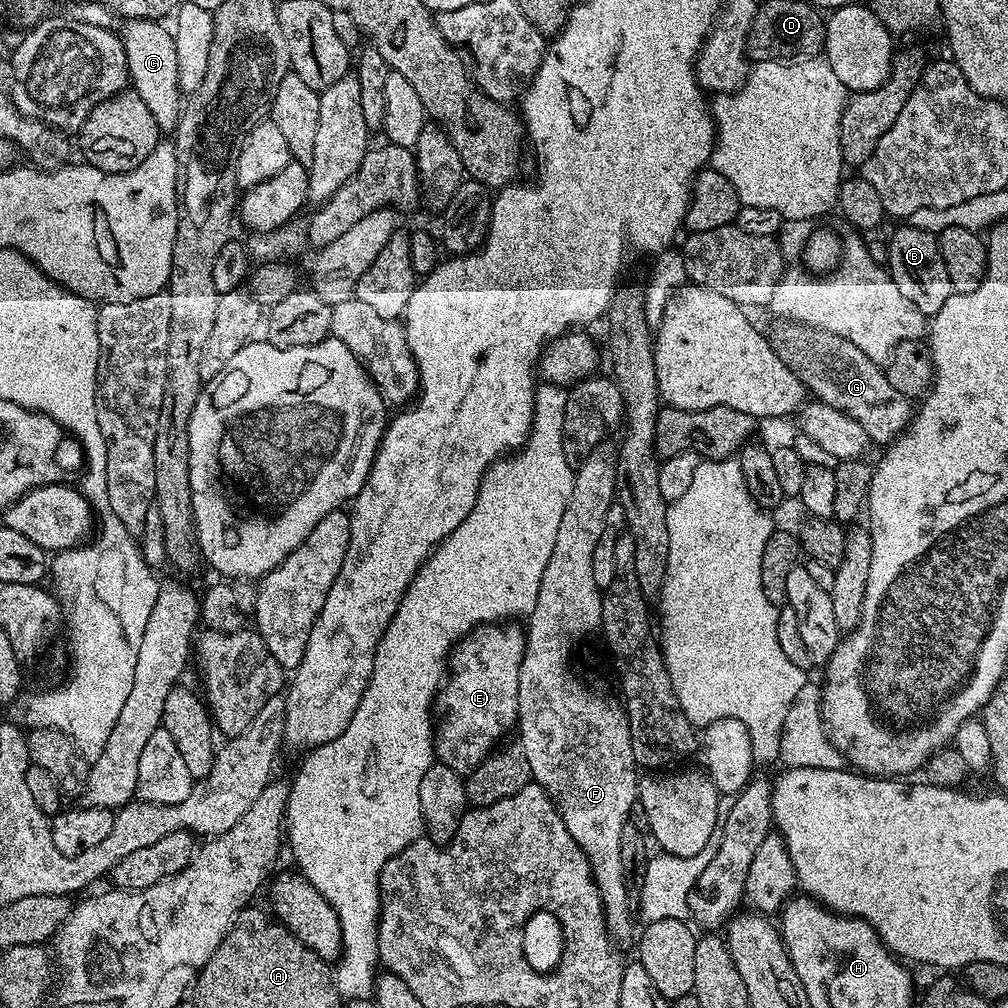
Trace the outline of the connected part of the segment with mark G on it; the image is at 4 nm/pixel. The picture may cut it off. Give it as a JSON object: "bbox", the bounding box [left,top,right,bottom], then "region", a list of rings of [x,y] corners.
{"bbox":[774,332,914,446],"region":[[[812,332],[802,336],[776,338],[774,346],[779,357],[804,384],[805,389],[819,403],[841,410],[858,422],[871,443],[887,446],[907,428],[914,415],[913,403],[898,394],[886,378],[881,365],[870,358],[848,339],[828,333]]]}

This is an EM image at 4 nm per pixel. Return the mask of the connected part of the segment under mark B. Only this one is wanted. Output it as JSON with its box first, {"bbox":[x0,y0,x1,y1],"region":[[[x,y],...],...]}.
{"bbox":[887,228,953,318],"region":[[[900,228],[892,237],[887,237],[888,275],[894,286],[902,290],[902,298],[906,298],[913,308],[924,317],[931,318],[946,306],[946,298],[953,296],[950,274],[946,274],[946,262],[942,262],[940,241],[924,228]]]}

